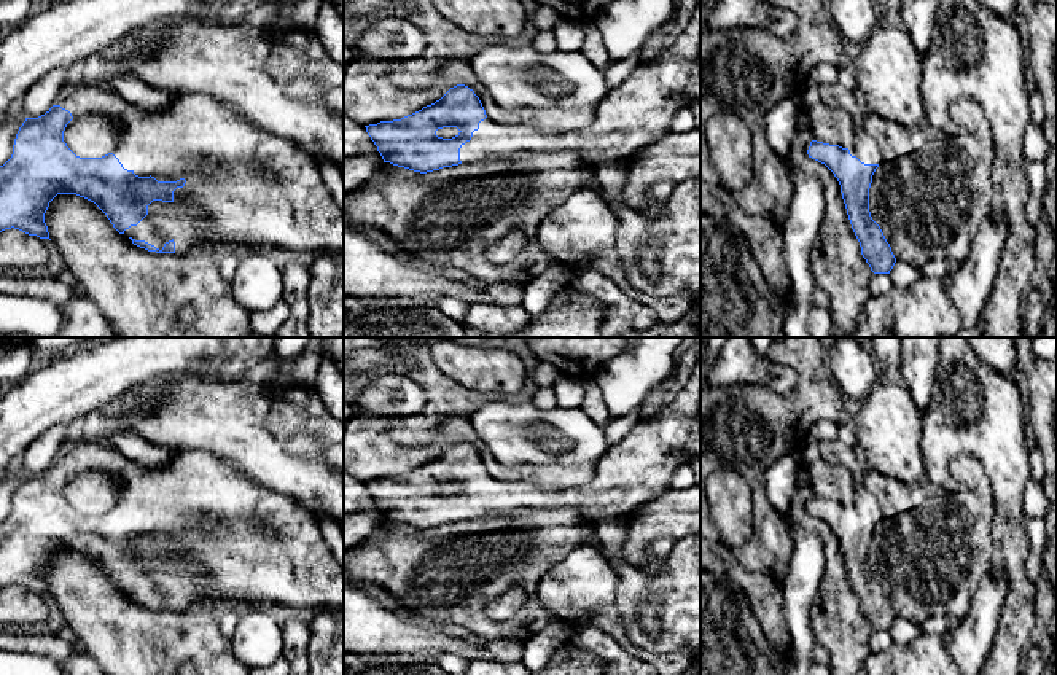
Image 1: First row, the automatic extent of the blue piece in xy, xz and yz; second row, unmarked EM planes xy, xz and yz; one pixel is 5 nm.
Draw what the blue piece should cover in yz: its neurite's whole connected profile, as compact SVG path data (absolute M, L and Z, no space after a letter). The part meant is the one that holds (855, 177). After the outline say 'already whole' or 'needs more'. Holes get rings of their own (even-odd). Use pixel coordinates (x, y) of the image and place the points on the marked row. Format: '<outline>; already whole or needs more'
M839 81L821 84L820 100L829 107L845 110L852 116L855 142L848 150L812 140L807 154L825 164L837 178L852 229L871 271L874 274L890 274L896 258L880 226L872 220L869 212L872 175L883 159L877 143L864 129L866 110L860 96L844 88Z; needs more

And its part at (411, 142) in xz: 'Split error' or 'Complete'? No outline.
Split error

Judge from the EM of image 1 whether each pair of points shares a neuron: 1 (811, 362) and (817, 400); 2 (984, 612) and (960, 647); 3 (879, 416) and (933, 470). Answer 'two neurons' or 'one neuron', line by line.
1: one neuron
2: one neuron
3: two neurons

